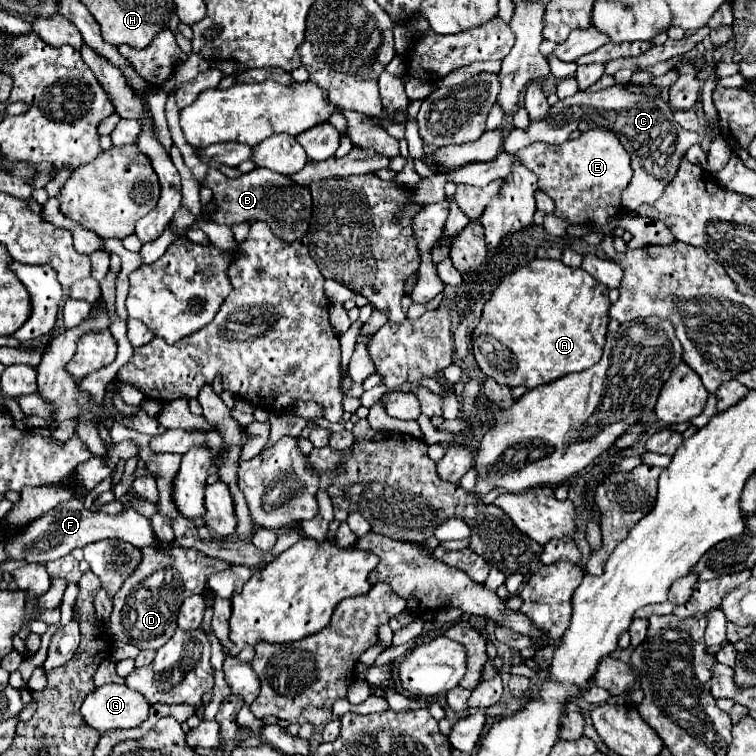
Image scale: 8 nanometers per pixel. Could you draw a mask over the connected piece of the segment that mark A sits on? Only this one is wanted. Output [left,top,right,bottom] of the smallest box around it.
[472,259,610,389]

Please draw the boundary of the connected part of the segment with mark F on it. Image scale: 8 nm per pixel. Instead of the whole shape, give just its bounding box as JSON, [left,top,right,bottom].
[8,499,158,563]

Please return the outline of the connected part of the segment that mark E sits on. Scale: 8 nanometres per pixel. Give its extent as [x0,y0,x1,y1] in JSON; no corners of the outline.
[412,127,632,225]

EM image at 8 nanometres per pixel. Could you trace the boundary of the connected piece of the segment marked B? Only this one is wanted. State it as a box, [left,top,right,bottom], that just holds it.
[204,167,312,241]

